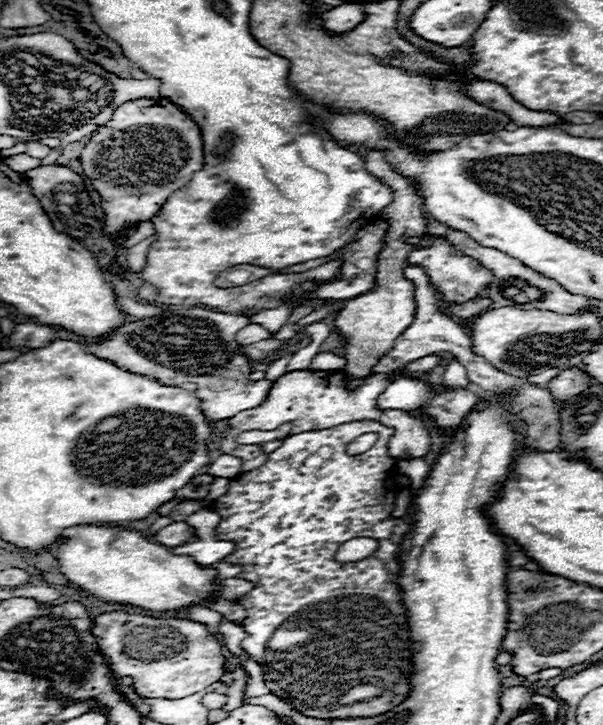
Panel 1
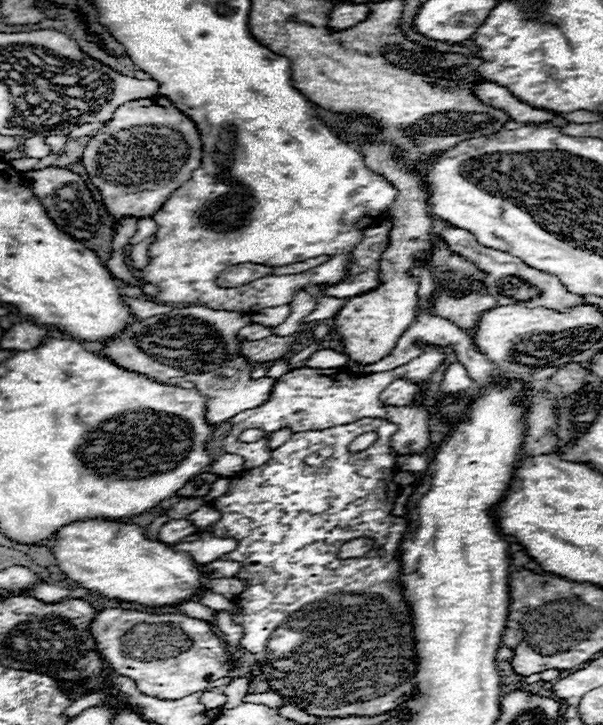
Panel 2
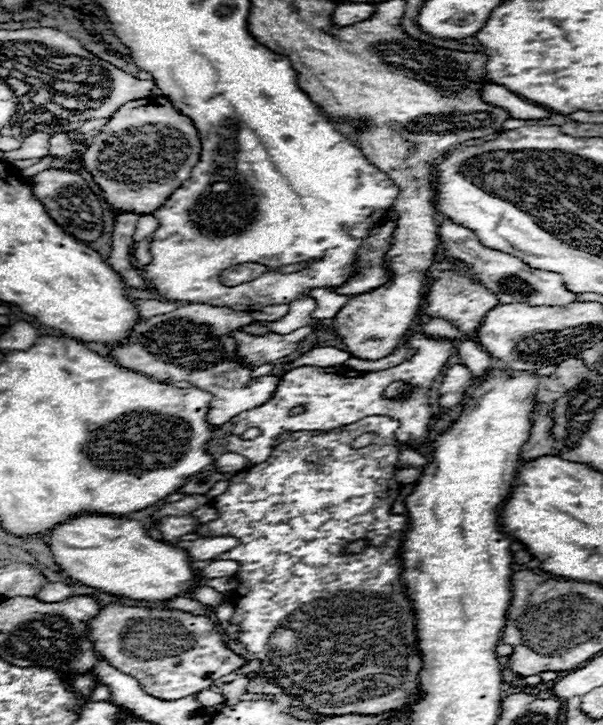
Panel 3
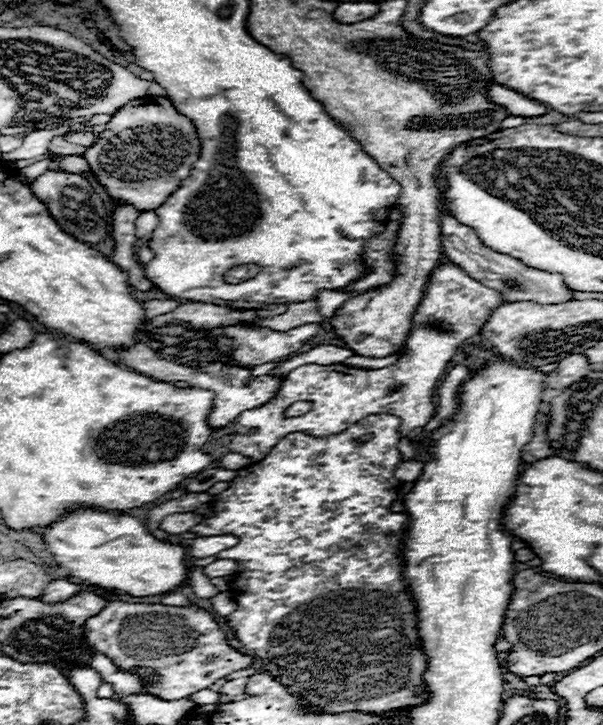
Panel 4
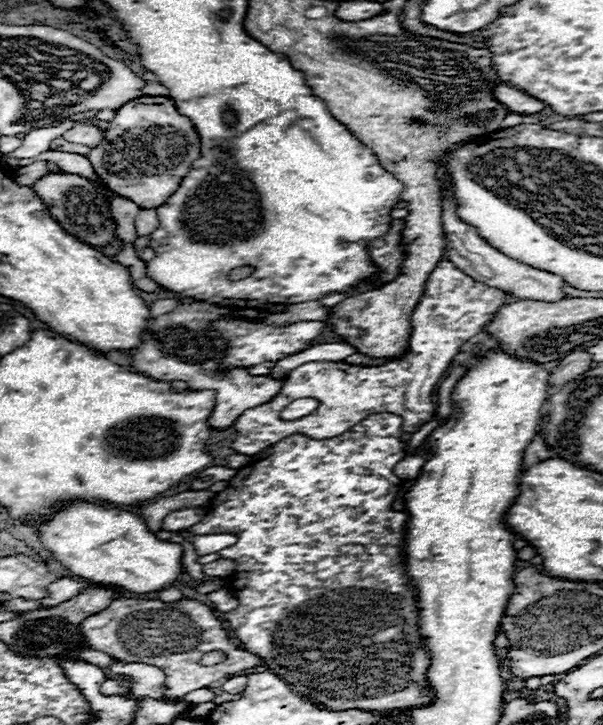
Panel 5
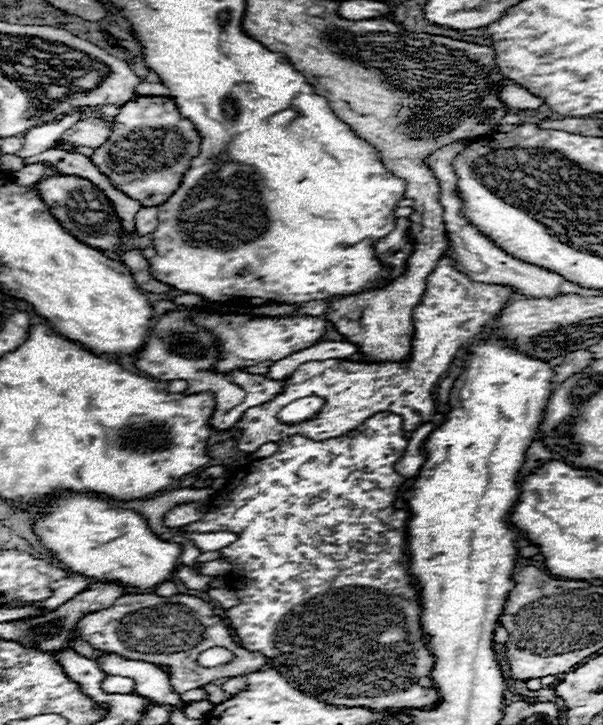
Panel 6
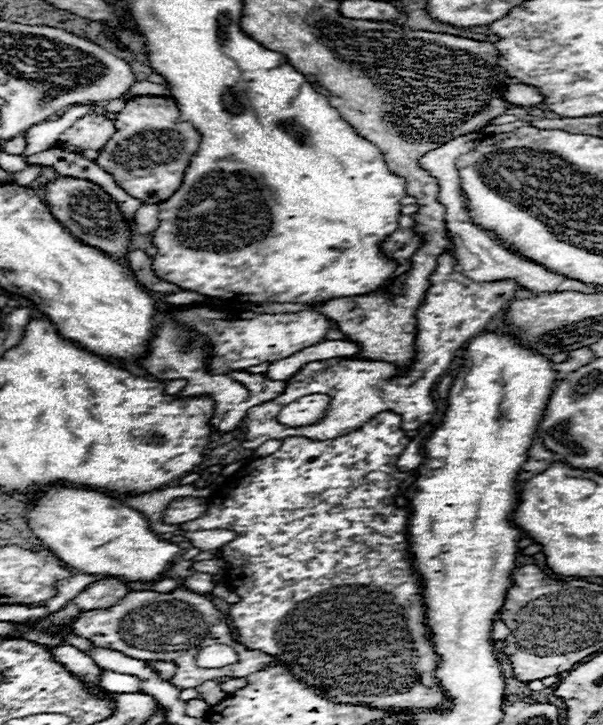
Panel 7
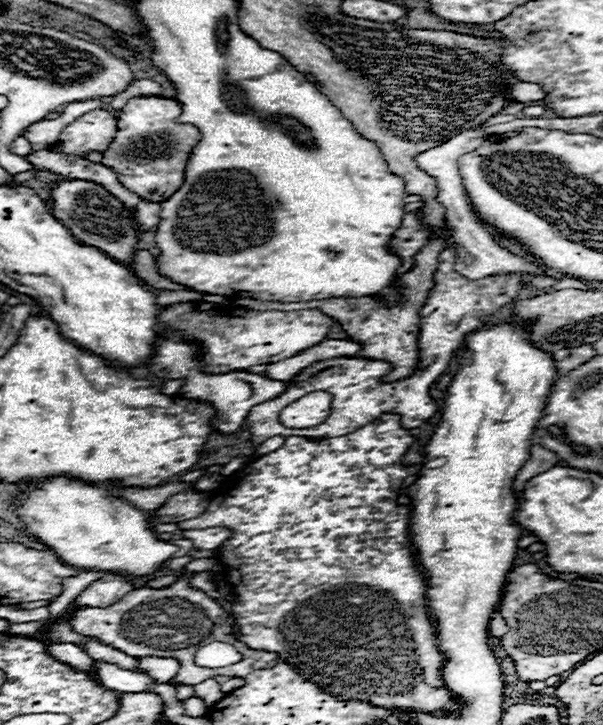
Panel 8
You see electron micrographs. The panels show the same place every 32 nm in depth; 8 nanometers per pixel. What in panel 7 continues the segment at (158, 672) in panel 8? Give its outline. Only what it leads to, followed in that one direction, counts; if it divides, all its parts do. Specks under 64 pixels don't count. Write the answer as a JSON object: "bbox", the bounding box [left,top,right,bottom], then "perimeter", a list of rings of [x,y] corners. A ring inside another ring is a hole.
{"bbox":[148,662,176,680],"perimeter":[[[148,662],[154,670],[158,670],[160,674],[162,674],[162,678],[166,678],[166,680],[170,680],[172,676],[174,676],[174,670],[176,670],[176,666],[172,664],[172,662]]]}

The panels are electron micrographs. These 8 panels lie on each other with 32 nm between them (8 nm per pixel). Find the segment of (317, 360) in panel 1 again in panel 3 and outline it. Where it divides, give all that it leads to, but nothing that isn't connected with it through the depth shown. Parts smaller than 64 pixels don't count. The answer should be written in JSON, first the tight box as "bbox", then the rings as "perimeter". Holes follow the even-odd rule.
{"bbox":[286,346,350,370],"perimeter":[[[326,346],[326,348],[314,348],[306,356],[302,356],[300,360],[288,362],[286,370],[304,365],[317,367],[342,366],[348,358],[350,358],[350,354],[344,352],[344,350],[338,350],[338,348],[330,348],[330,346]]]}

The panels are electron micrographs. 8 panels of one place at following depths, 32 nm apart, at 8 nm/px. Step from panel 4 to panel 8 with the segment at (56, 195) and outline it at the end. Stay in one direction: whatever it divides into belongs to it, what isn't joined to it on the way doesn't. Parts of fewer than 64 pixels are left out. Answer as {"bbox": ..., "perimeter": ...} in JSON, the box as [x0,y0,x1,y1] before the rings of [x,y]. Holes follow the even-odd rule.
{"bbox":[50,180,136,262],"perimeter":[[[60,180],[50,190],[52,214],[60,220],[82,244],[100,248],[108,256],[130,262],[134,244],[136,244],[136,216],[128,214],[110,192],[106,192],[100,184],[88,180]]]}

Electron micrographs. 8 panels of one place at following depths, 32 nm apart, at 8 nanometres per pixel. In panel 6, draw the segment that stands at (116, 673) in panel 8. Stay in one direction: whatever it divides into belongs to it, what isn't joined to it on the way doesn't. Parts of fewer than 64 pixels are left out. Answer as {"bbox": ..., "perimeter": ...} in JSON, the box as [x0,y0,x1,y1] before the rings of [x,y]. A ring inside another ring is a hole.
{"bbox":[101,674,134,694],"perimeter":[[[106,674],[101,688],[106,694],[130,694],[134,692],[134,680],[124,676]]]}

